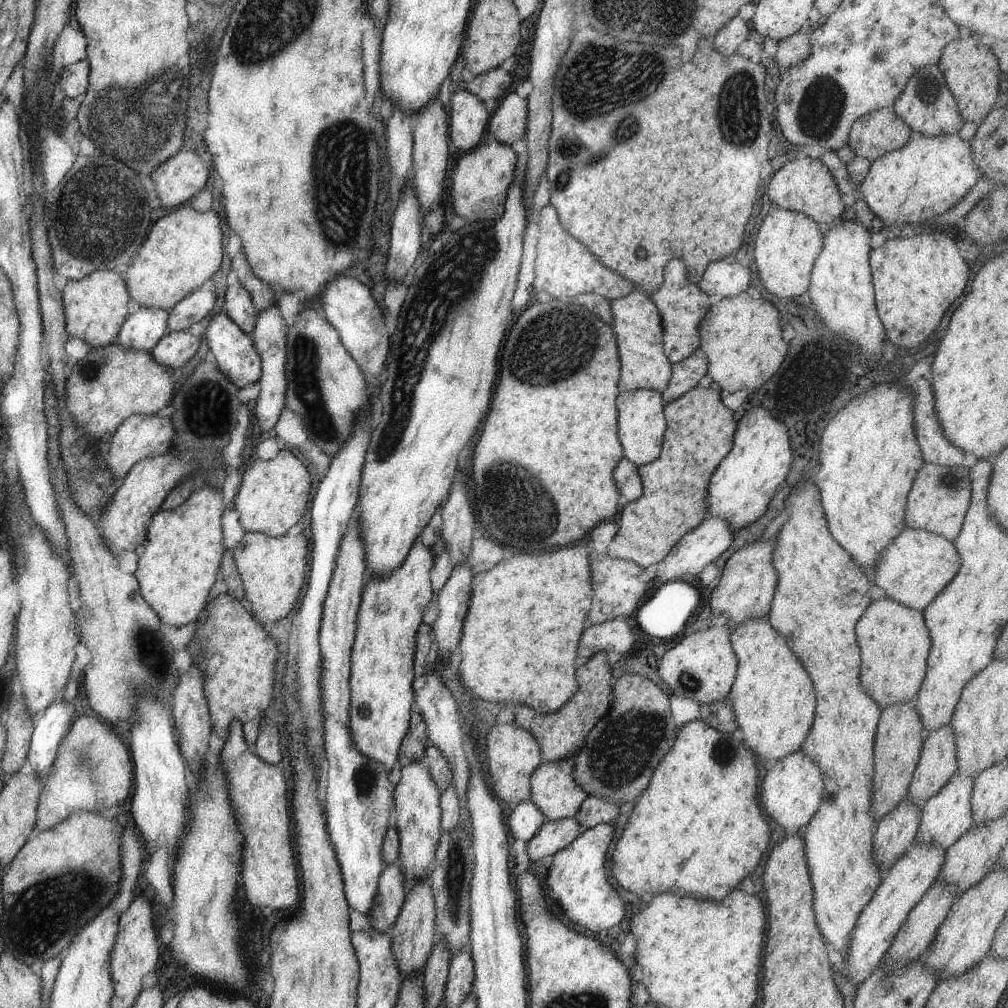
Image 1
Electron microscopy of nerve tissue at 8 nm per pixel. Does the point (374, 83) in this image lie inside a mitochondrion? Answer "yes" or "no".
no

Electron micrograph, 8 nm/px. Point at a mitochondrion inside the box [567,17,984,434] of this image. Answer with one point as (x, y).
(739, 117)

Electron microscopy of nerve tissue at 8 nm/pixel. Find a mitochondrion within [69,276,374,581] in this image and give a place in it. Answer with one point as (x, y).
(305, 373)

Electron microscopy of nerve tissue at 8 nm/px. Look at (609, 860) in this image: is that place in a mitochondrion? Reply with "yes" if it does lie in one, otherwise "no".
no

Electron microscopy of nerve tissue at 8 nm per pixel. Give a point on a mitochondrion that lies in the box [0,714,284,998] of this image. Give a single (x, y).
(42, 912)

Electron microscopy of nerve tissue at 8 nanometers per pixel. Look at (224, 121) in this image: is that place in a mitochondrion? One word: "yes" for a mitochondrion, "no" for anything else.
no

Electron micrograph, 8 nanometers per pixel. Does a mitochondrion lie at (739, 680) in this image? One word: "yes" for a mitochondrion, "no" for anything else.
no

